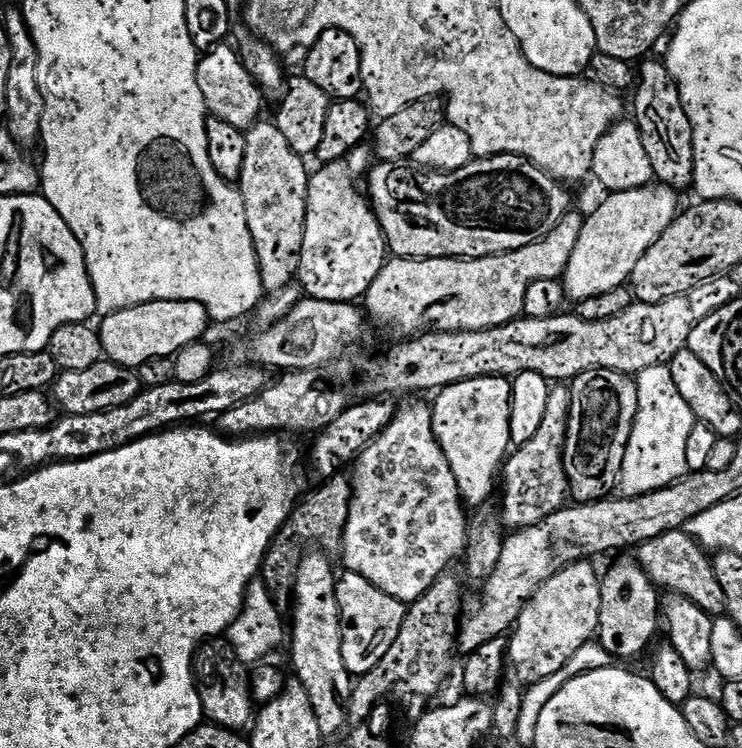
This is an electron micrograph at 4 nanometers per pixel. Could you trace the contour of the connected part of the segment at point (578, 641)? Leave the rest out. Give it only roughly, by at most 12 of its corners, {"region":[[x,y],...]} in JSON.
{"region":[[562,569],[508,640],[525,686],[561,672],[599,633],[602,576]]}

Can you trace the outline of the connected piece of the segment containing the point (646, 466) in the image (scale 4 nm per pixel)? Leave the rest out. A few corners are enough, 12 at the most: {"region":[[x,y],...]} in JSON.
{"region":[[668,364],[636,377],[620,496],[688,475],[698,422]]}

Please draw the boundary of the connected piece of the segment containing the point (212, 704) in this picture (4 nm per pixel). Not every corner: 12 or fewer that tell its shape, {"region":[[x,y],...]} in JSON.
{"region":[[227,639],[192,660],[205,717],[233,730],[253,723],[250,668]]}

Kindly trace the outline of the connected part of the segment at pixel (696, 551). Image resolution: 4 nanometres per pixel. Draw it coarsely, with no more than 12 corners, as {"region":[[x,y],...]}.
{"region":[[687,531],[639,545],[657,589],[724,612],[712,556]]}

